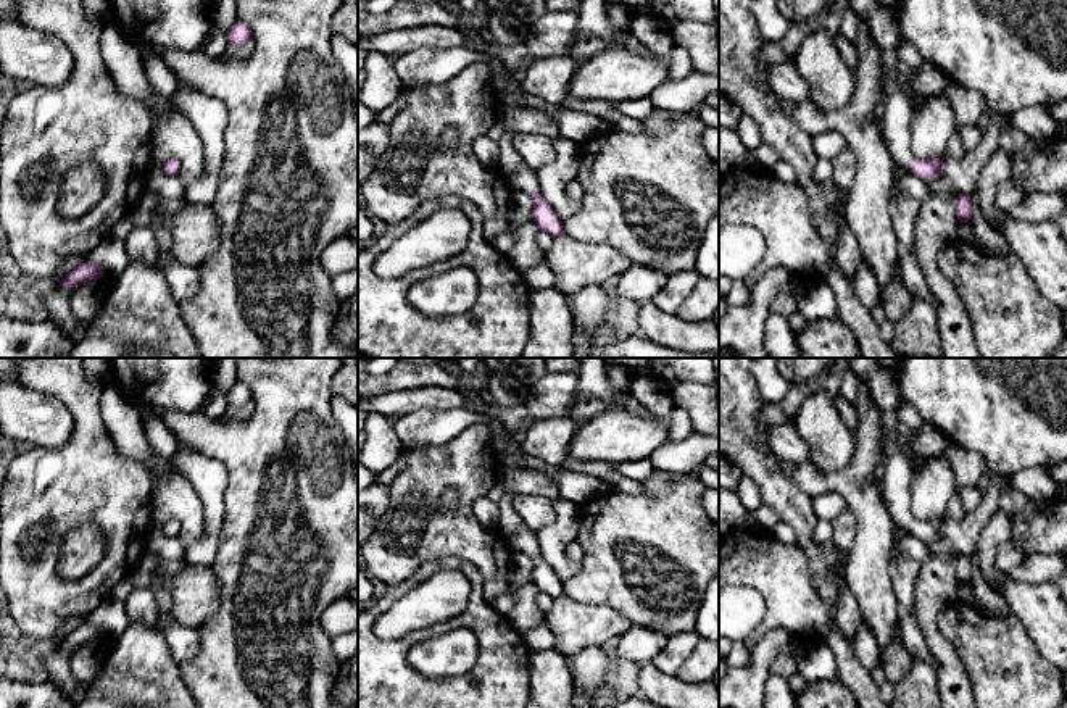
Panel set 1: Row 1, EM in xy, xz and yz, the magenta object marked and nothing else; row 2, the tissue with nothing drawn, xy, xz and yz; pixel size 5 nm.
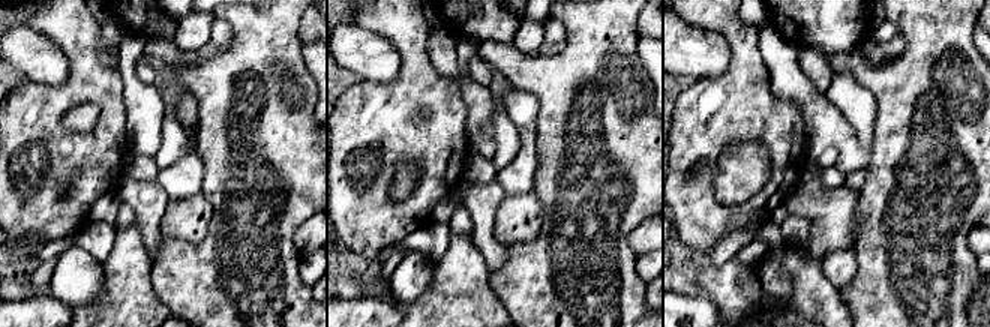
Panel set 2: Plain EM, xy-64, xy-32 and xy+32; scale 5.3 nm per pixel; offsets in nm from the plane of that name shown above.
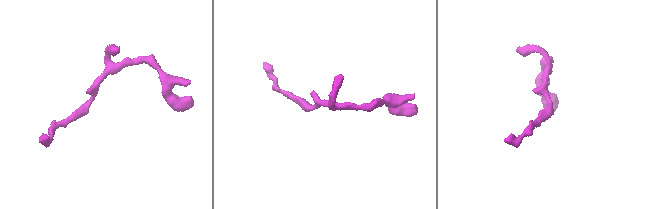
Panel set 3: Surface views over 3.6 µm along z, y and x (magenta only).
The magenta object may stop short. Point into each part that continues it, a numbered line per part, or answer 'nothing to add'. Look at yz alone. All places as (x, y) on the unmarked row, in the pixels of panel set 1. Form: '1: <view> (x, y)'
1: yz (895, 478)

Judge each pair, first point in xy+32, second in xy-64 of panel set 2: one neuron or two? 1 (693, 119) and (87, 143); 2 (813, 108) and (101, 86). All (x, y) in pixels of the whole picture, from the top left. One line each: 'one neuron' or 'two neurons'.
1: one neuron
2: two neurons

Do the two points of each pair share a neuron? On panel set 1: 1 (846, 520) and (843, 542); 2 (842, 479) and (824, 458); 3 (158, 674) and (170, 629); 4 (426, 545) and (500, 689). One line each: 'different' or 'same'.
1: same
2: different
3: different
4: different

